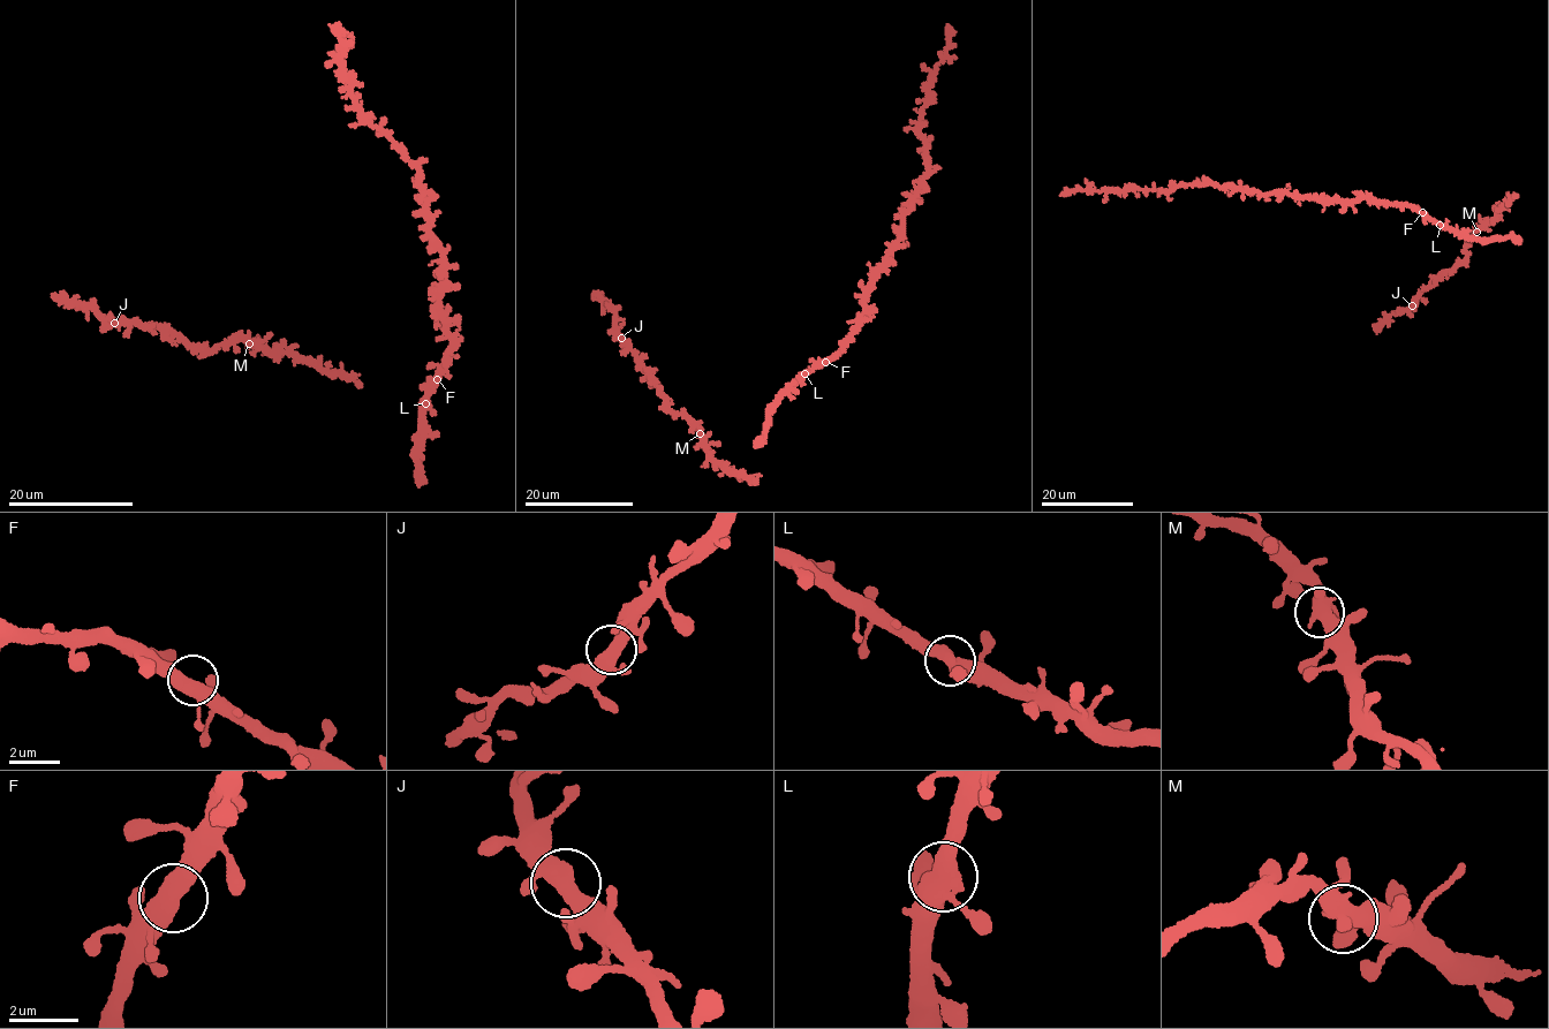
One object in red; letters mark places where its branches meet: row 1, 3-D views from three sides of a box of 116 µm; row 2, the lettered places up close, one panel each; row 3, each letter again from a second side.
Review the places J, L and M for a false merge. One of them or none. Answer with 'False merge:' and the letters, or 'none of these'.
False merge: none of these

